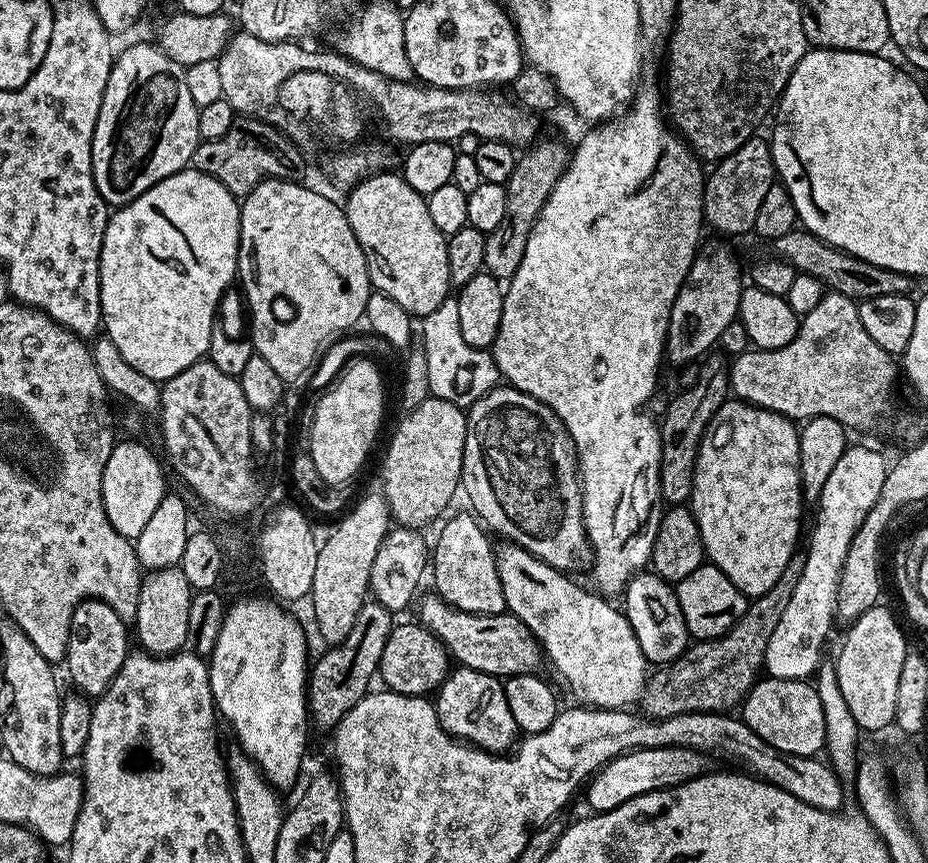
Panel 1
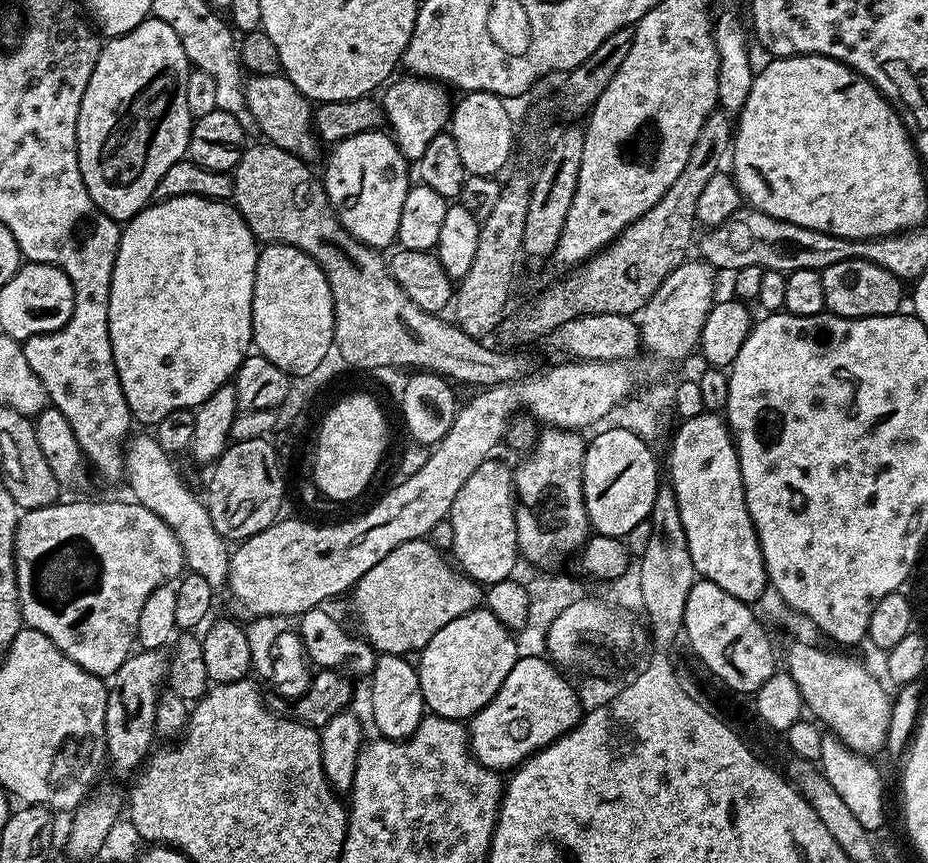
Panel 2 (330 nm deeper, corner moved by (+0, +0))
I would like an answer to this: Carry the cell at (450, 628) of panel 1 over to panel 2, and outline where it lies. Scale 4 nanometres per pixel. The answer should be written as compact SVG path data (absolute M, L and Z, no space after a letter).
M428 538L411 540L390 550L378 566L370 566L362 574L354 589L356 608L364 627L363 639L377 653L402 656L406 651L425 648L446 622L481 607L481 585L448 565L444 556Z

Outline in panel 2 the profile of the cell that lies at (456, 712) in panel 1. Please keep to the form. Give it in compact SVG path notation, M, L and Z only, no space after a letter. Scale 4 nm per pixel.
M481 606L462 614L462 618L454 618L430 638L425 648L421 648L422 664L418 669L421 682L424 707L431 715L441 716L447 720L471 721L498 694L502 682L506 682L506 674L514 670L516 661L516 639L513 629L505 626L487 606Z

